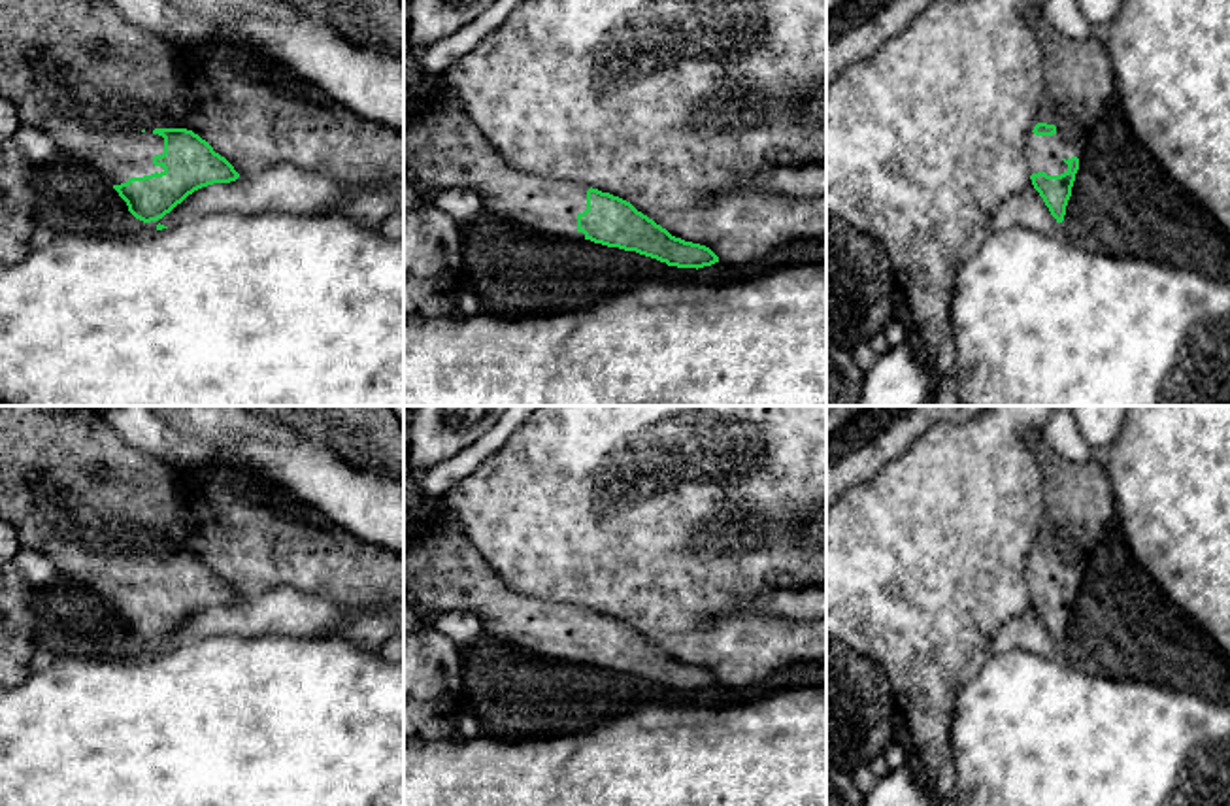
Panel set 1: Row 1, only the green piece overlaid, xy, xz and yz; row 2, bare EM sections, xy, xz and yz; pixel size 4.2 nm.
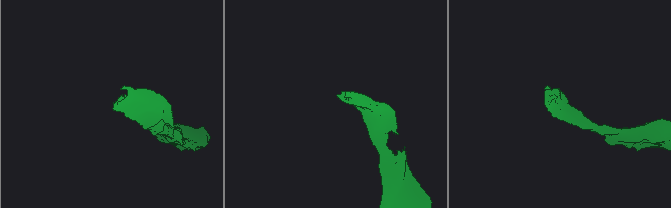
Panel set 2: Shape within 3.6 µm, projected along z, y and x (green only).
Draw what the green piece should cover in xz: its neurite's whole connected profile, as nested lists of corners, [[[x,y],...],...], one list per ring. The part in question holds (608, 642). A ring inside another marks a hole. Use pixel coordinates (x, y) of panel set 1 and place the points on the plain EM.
[[[455,512],[426,536],[404,540],[404,600],[434,613],[474,610],[483,621],[485,638],[540,653],[558,653],[575,663],[640,678],[677,691],[704,691],[719,685],[706,668],[672,659],[666,651],[638,634],[630,625],[589,608],[538,600],[511,591],[468,540]]]

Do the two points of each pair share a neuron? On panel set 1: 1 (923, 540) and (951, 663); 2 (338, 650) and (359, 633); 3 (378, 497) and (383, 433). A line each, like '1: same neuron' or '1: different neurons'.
1: same neuron
2: different neurons
3: different neurons

